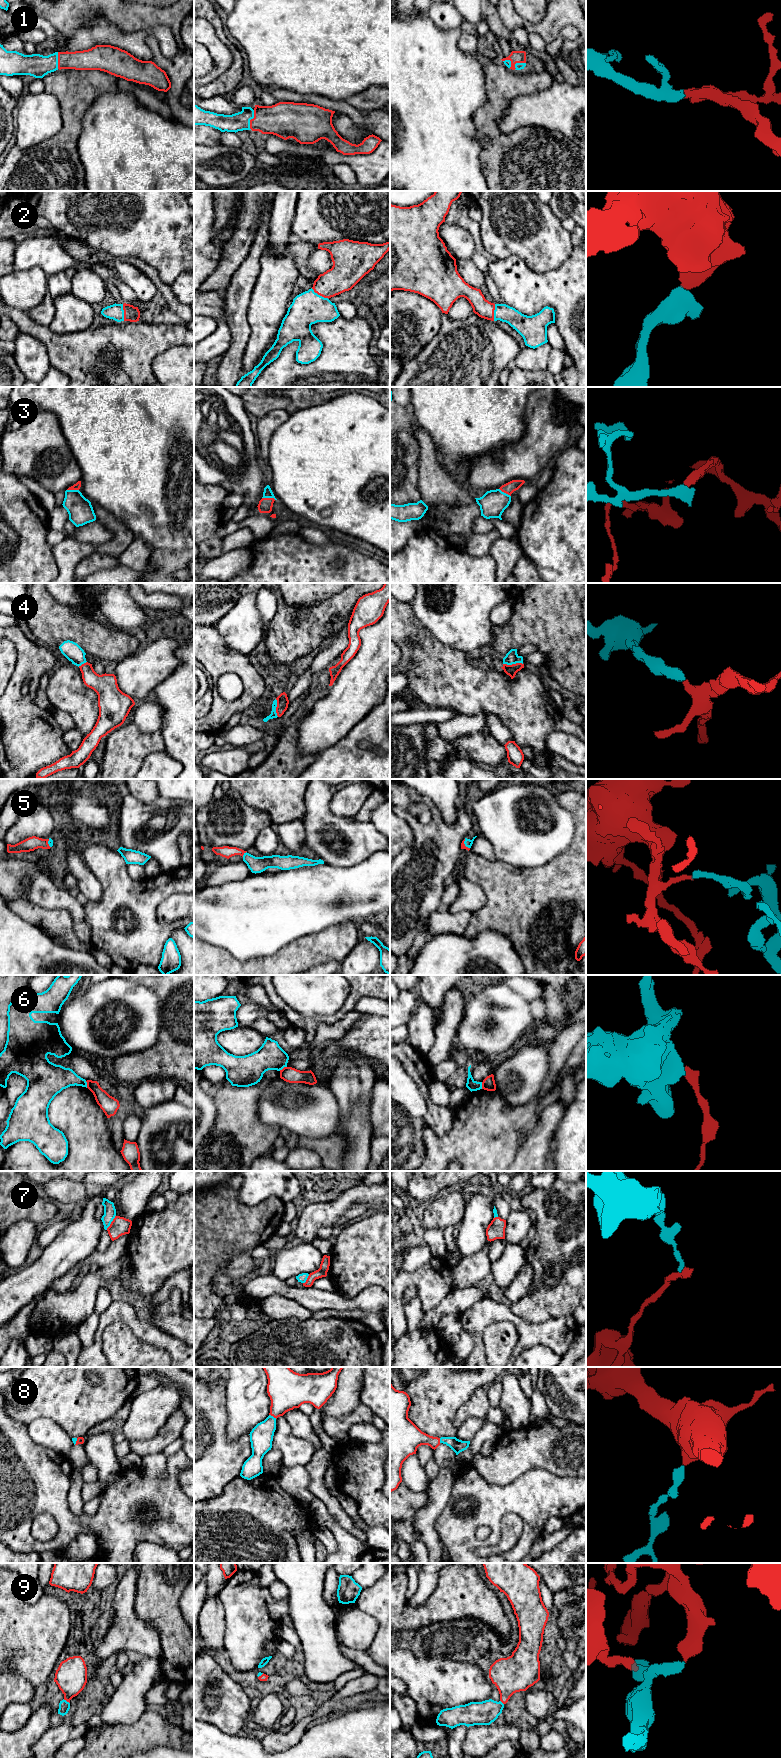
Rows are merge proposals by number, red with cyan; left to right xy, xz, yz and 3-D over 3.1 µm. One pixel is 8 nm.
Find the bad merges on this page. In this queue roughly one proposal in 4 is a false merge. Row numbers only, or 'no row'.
6, 7

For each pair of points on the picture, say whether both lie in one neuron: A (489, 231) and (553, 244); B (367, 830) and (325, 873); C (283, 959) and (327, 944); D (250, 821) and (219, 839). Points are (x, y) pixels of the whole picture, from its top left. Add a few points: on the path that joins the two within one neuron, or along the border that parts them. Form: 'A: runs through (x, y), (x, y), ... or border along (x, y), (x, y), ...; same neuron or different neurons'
A: runs through (505, 238), (520, 243), (537, 243); same neuron
B: border along (324, 862), (333, 866), (355, 865); different neurons
C: runs through (294, 958), (316, 949); same neuron
D: runs through (242, 829), (237, 834), (227, 837); same neuron

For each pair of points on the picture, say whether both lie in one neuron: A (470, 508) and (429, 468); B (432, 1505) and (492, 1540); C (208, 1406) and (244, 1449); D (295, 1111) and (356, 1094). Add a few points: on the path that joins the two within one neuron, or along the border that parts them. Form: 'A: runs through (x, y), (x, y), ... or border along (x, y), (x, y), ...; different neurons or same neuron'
A: runs through (459, 501), (437, 479); same neuron
B: border along (451, 1488), (449, 1499), (434, 1523), (437, 1533); different neurons
C: runs through (208, 1420), (208, 1427), (230, 1449); same neuron
D: border along (327, 1085), (334, 1095), (338, 1106), (339, 1122); different neurons

